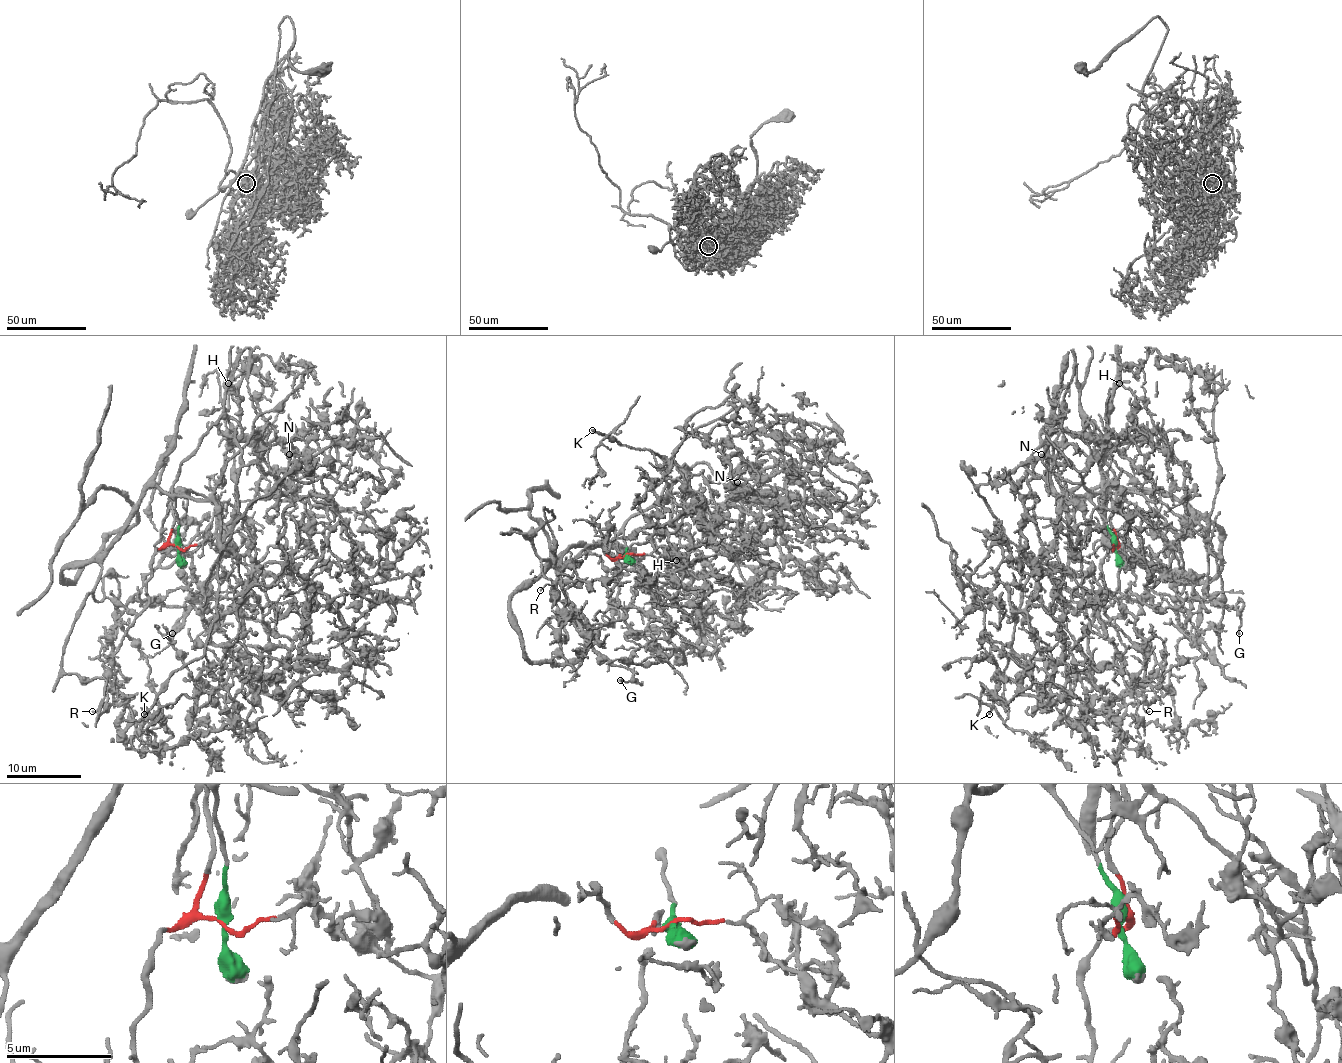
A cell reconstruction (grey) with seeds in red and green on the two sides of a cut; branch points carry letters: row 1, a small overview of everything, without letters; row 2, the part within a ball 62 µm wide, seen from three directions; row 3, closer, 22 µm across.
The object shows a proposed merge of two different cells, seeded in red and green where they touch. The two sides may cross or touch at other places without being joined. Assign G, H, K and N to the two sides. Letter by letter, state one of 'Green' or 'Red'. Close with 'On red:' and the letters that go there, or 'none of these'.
G: Red
H: Red
K: Green
N: Red
On red: G, H, N

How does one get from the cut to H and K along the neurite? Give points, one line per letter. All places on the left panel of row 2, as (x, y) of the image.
H: (177, 546), (175, 476), (199, 438), (225, 418), (233, 446), (262, 433), (236, 435), (242, 399), (227, 383)
K: (177, 546), (175, 498), (212, 502), (220, 520), (216, 620), (205, 652), (175, 671), (144, 713)

